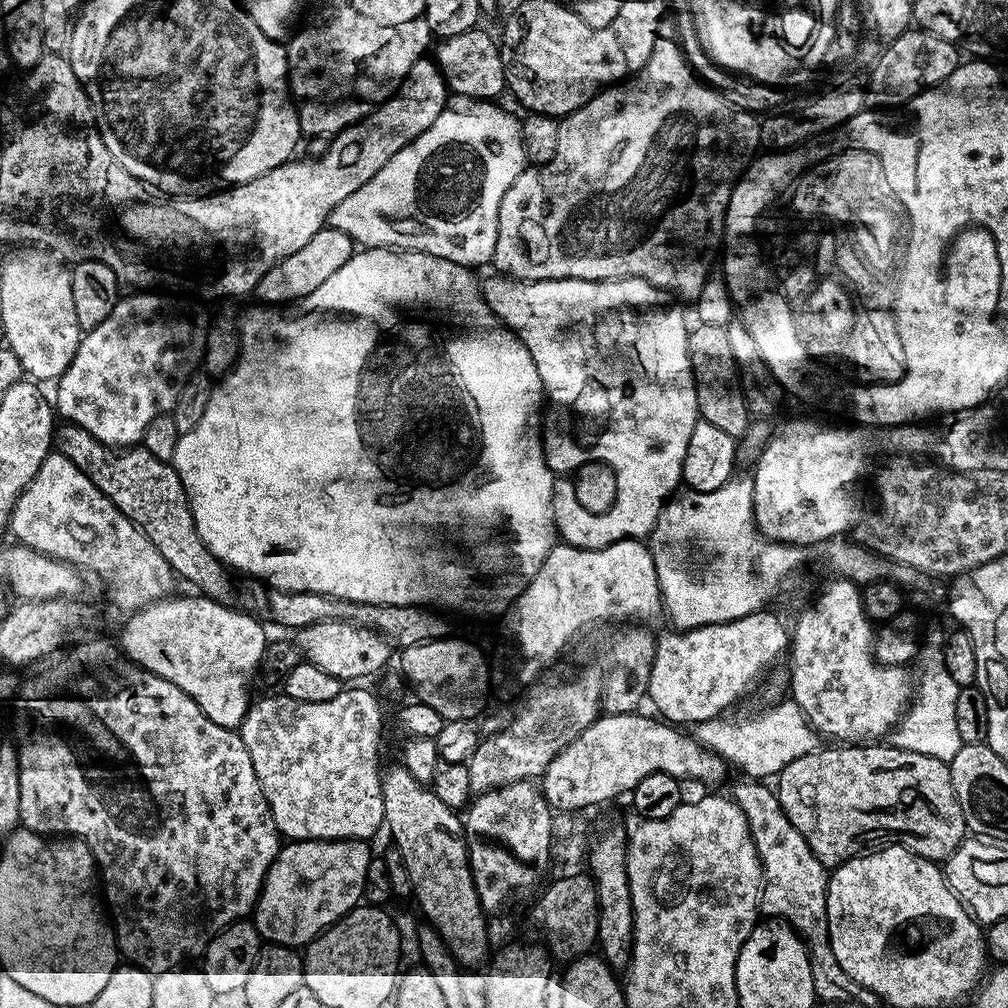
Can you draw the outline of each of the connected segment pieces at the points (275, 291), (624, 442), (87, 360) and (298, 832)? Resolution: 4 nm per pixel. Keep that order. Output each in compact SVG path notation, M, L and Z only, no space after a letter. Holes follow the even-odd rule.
M325 226L314 234L314 238L310 238L310 242L306 242L306 246L302 246L302 250L294 250L294 254L282 258L273 268L266 270L266 274L262 274L256 283L254 296L264 306L288 306L305 300L314 294L314 290L318 290L318 286L322 286L322 282L326 282L326 278L332 277L339 268L346 266L346 262L350 262L353 251L354 241L350 234Z
M492 274L482 284L484 300L499 320L530 350L530 358L534 358L534 366L538 366L538 378L542 378L546 393L546 415L542 420L542 439L544 441L544 457L554 477L552 482L552 505L554 506L554 522L559 539L576 548L605 548L619 540L639 540L651 536L658 522L660 512L681 487L684 474L686 448L690 446L690 436L694 434L696 421L700 419L696 383L692 377L690 354L688 353L688 334L690 323L684 317L681 305L668 304L669 293L663 288L655 288L650 282L639 280L637 276L627 276L624 280L513 280L503 274ZM591 464L601 464L612 471L612 501L601 508L591 508L580 501L576 491L587 482L588 476L580 472Z
M125 295L117 300L110 318L106 318L102 326L94 326L94 330L81 335L70 366L54 384L54 408L61 421L82 426L82 430L98 438L98 442L123 450L143 441L146 426L150 426L154 418L171 413L182 386L201 367L209 325L204 324L203 314L194 305L179 304L164 296L167 295Z
M348 686L341 689L337 697L329 702L297 702L285 695L277 692L274 696L268 696L256 701L249 707L243 722L239 726L240 737L243 745L246 746L247 753L250 754L251 762L254 763L255 774L258 776L259 785L262 786L263 796L266 798L272 820L276 824L276 829L280 831L281 837L289 841L294 840L340 840L358 839L370 840L380 828L385 825L385 800L381 792L383 784L382 767L380 768L380 742L382 740L382 726L384 718L382 716L381 699L374 693L360 688L364 686Z

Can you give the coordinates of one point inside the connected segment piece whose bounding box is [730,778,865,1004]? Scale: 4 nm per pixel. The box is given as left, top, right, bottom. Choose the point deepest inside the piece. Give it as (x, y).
(795, 887)

